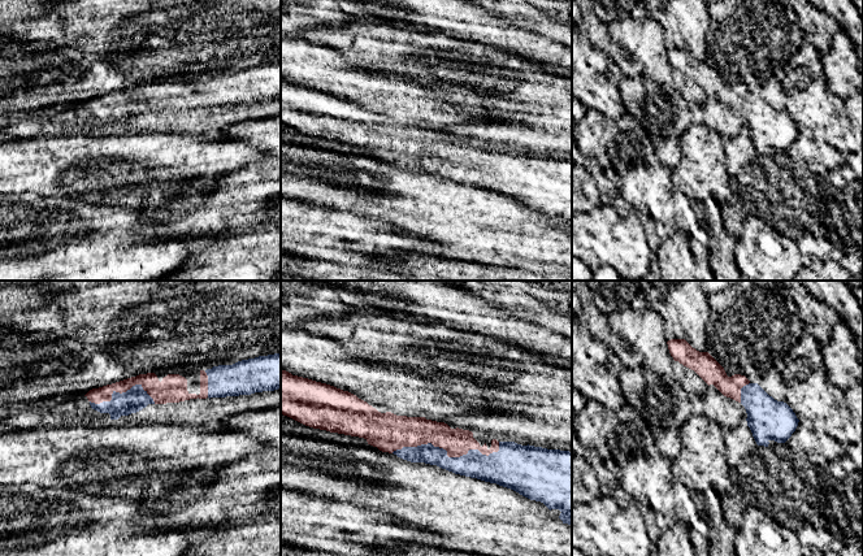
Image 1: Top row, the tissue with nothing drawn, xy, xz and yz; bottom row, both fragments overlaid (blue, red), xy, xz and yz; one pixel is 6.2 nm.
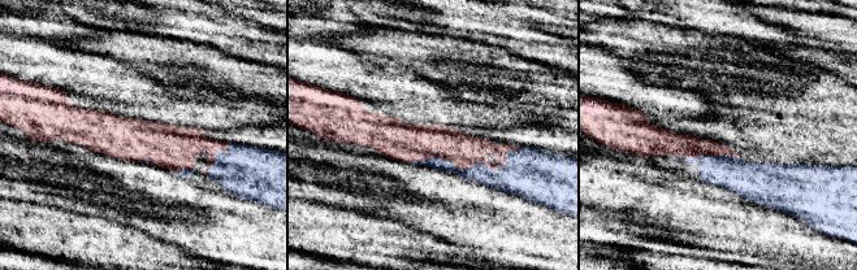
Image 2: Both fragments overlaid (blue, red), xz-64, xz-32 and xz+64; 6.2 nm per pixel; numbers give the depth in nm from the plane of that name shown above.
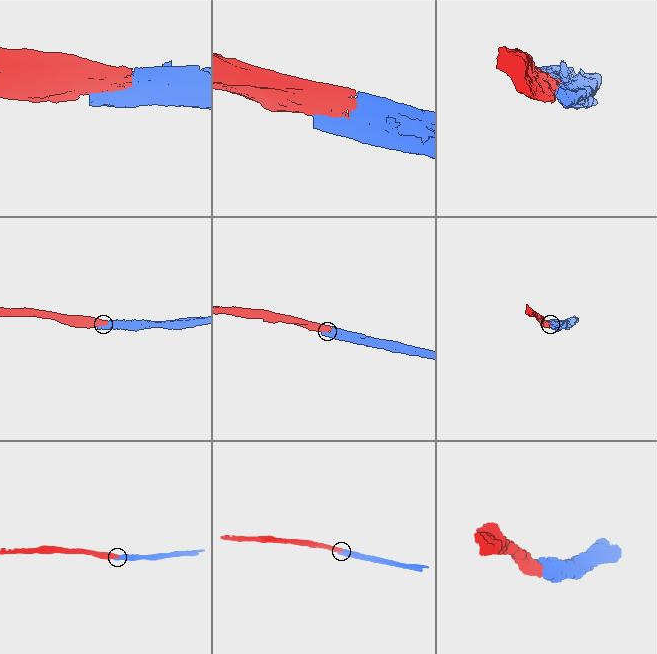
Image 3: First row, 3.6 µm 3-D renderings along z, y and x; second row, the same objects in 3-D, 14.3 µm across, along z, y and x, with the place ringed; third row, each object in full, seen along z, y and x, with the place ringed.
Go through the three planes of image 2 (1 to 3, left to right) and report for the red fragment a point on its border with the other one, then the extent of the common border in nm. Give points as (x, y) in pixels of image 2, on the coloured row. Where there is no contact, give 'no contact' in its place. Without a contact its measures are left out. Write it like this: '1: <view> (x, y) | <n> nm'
1: xz-64 (215, 153) | 220 nm
2: xz-32 (453, 164) | 550 nm
3: xz+64 (706, 155) | 360 nm

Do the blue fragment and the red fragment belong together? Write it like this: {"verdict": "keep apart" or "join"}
{"verdict": "join"}

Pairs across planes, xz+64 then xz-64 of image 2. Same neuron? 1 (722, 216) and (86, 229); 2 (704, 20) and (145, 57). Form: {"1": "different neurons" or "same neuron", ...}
{"1": "different neurons", "2": "different neurons"}

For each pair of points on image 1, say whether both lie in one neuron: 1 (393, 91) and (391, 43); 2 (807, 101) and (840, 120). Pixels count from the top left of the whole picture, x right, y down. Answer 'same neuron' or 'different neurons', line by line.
1: different neurons
2: same neuron

